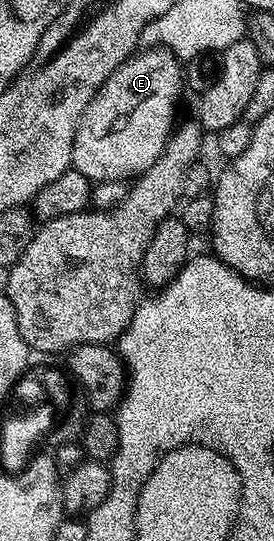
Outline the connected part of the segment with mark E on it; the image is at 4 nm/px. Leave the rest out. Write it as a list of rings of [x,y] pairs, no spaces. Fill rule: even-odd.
[[[169,48],[143,50],[115,68],[94,91],[77,125],[71,166],[94,184],[124,183],[125,178],[133,180],[144,174],[165,153],[165,142],[174,129],[173,113],[183,91],[178,55]]]

